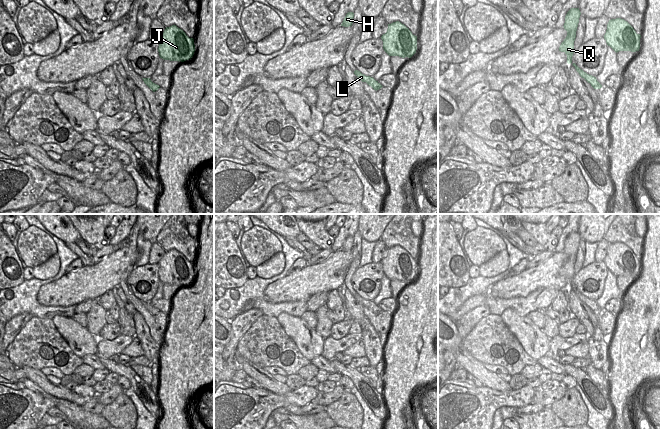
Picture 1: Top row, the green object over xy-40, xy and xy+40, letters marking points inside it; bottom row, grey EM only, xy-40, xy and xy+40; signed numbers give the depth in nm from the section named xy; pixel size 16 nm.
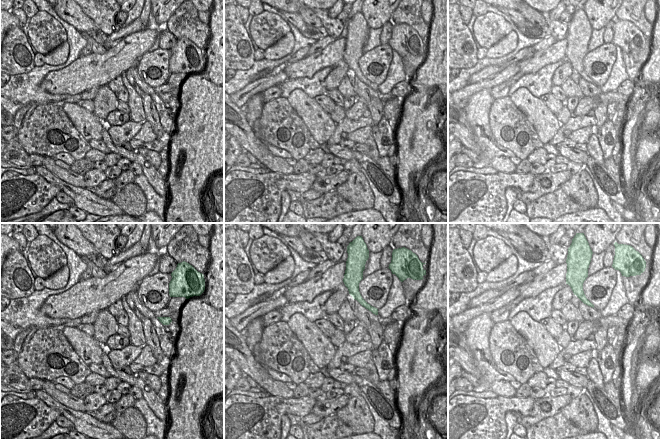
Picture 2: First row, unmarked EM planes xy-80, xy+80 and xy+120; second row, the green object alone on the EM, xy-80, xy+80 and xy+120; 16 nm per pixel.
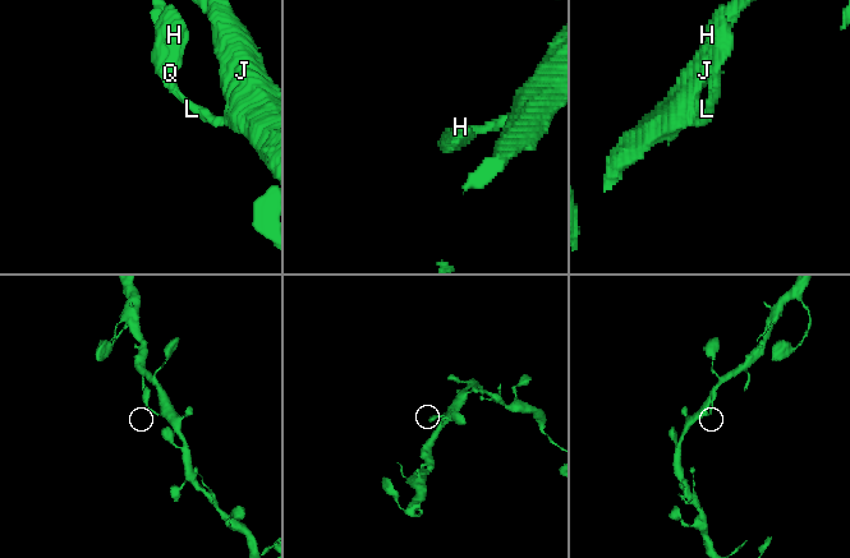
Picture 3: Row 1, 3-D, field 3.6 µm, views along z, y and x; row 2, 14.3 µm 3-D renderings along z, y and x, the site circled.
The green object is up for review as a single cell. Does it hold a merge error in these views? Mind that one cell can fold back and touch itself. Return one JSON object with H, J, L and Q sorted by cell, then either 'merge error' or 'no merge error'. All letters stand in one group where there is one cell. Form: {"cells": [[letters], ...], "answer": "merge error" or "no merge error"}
{"cells": [["H", "J", "L", "Q"]], "answer": "no merge error"}

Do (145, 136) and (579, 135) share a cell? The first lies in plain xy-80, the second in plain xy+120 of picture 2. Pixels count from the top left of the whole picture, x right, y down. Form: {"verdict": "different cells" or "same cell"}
{"verdict": "same cell"}

